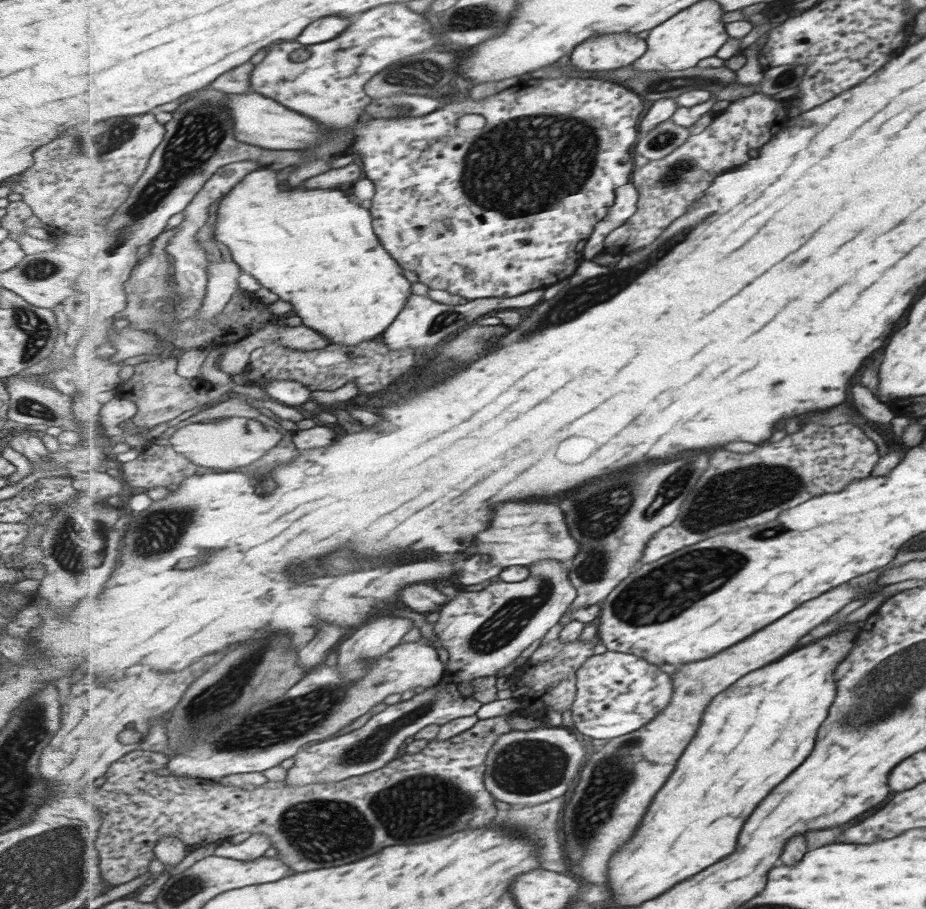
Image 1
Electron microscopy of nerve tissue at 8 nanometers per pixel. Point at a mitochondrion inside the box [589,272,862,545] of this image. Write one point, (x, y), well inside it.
(752, 487)

